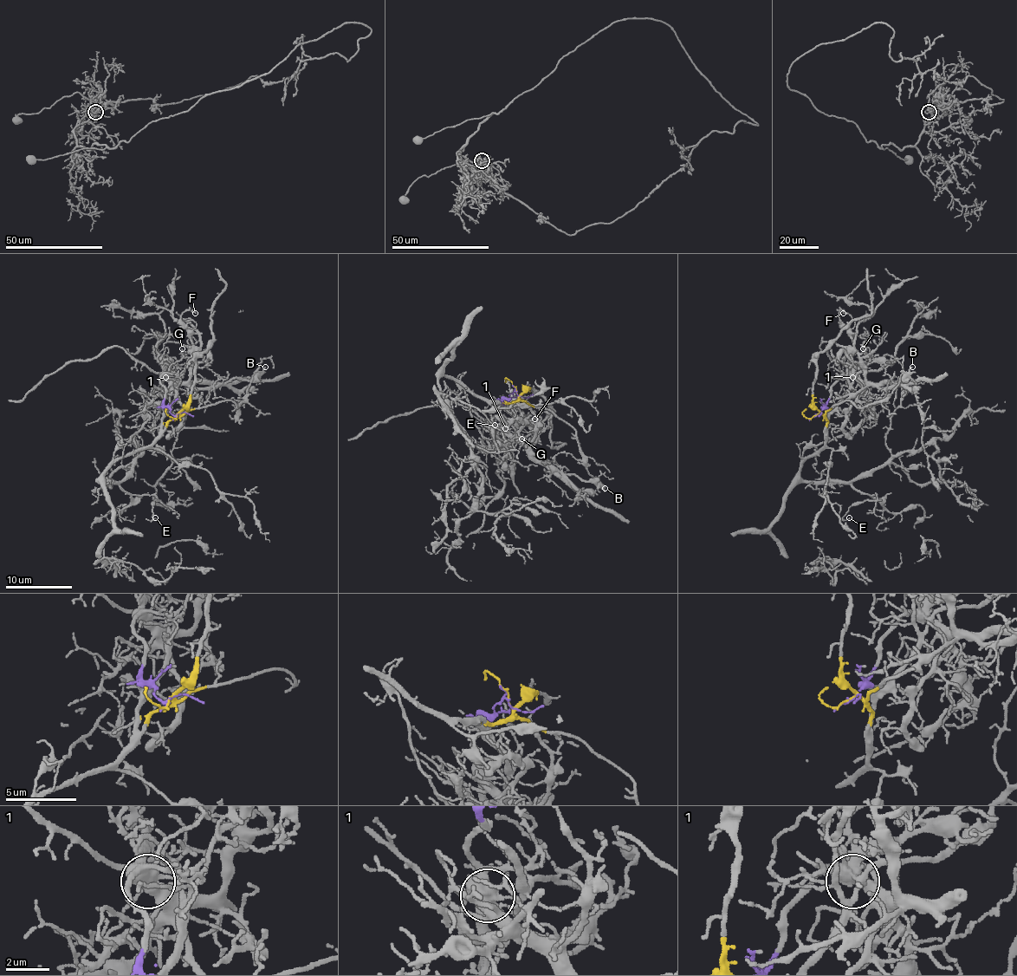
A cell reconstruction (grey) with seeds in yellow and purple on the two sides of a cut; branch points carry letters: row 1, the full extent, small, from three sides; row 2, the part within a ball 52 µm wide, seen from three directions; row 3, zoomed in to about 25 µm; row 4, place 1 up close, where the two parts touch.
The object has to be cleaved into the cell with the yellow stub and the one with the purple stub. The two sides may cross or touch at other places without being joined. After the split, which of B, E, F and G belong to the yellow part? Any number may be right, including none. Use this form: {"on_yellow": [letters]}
{"on_yellow": ["E"]}

